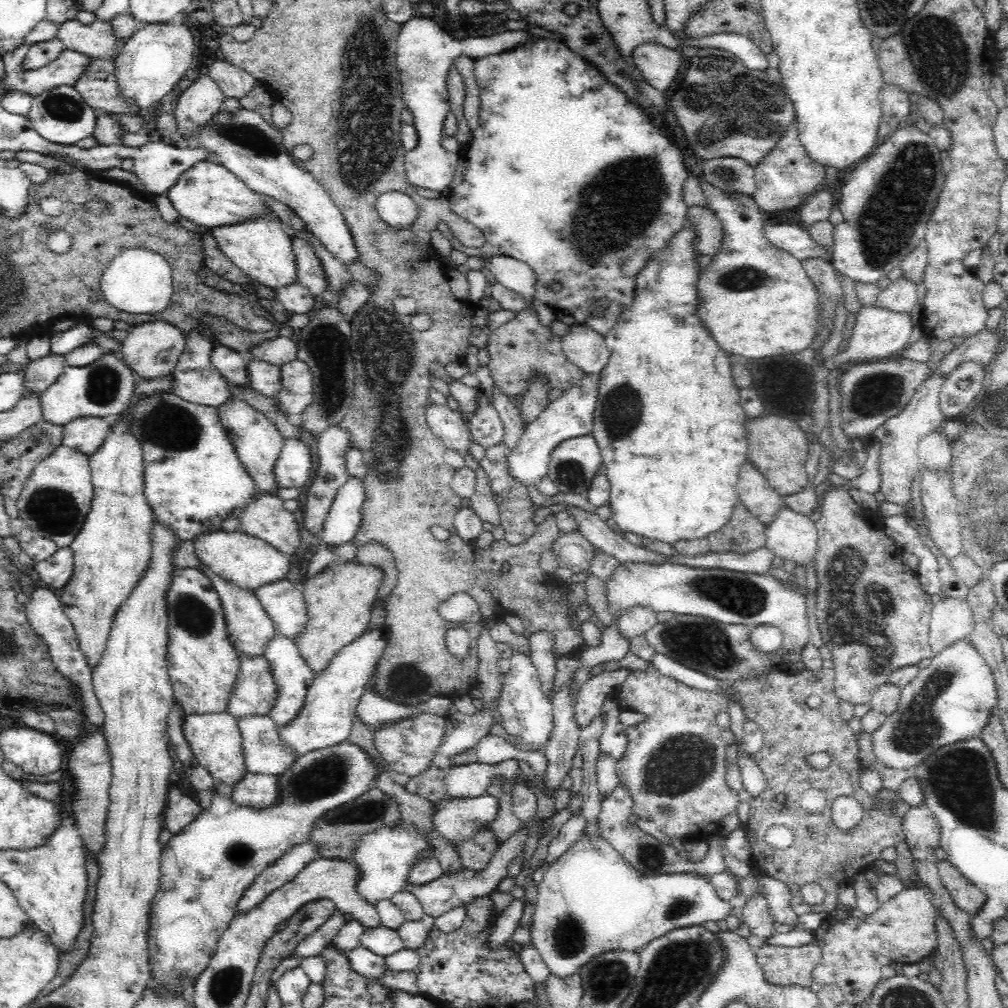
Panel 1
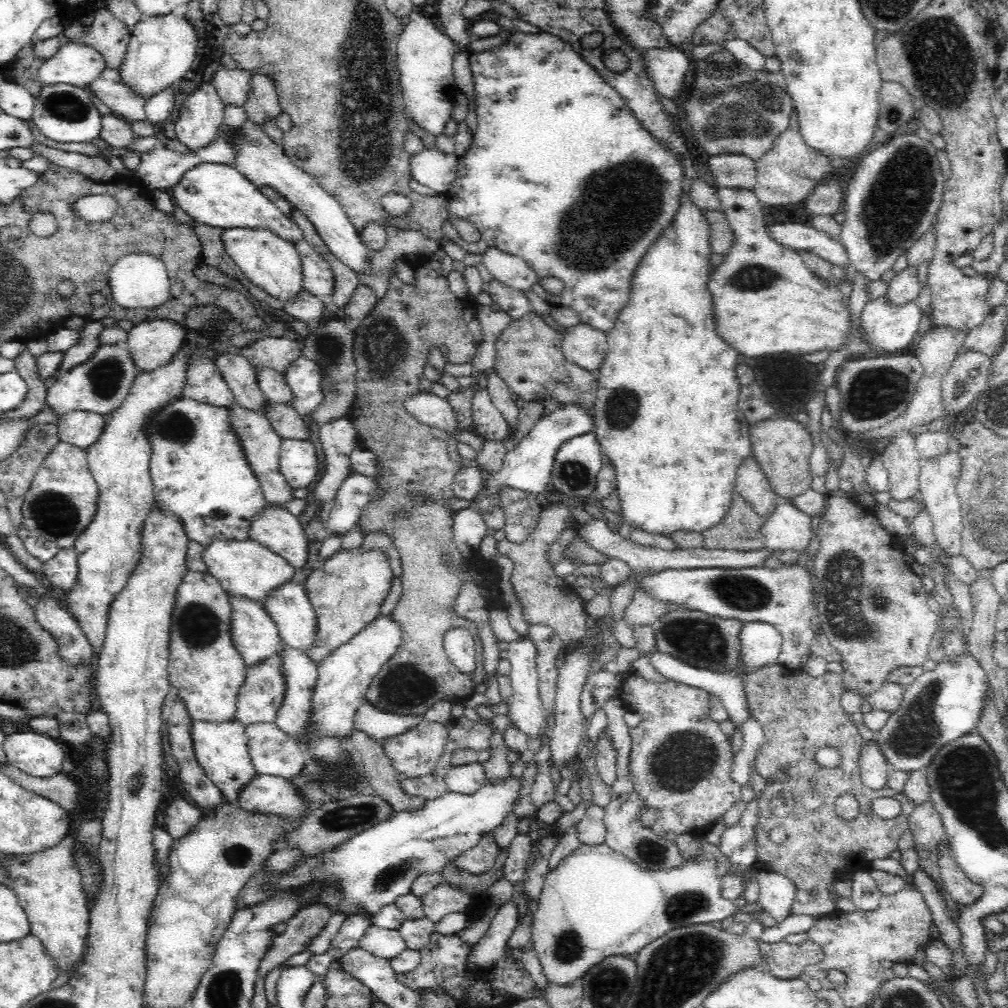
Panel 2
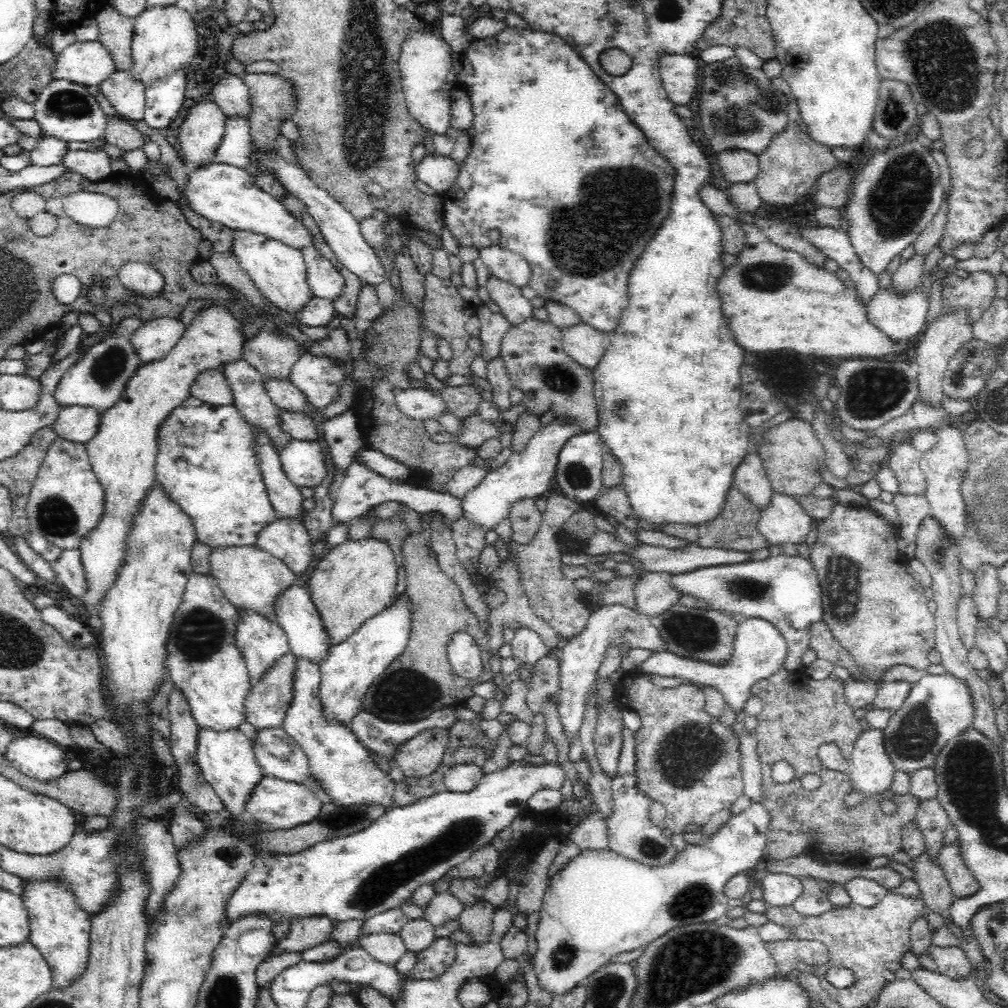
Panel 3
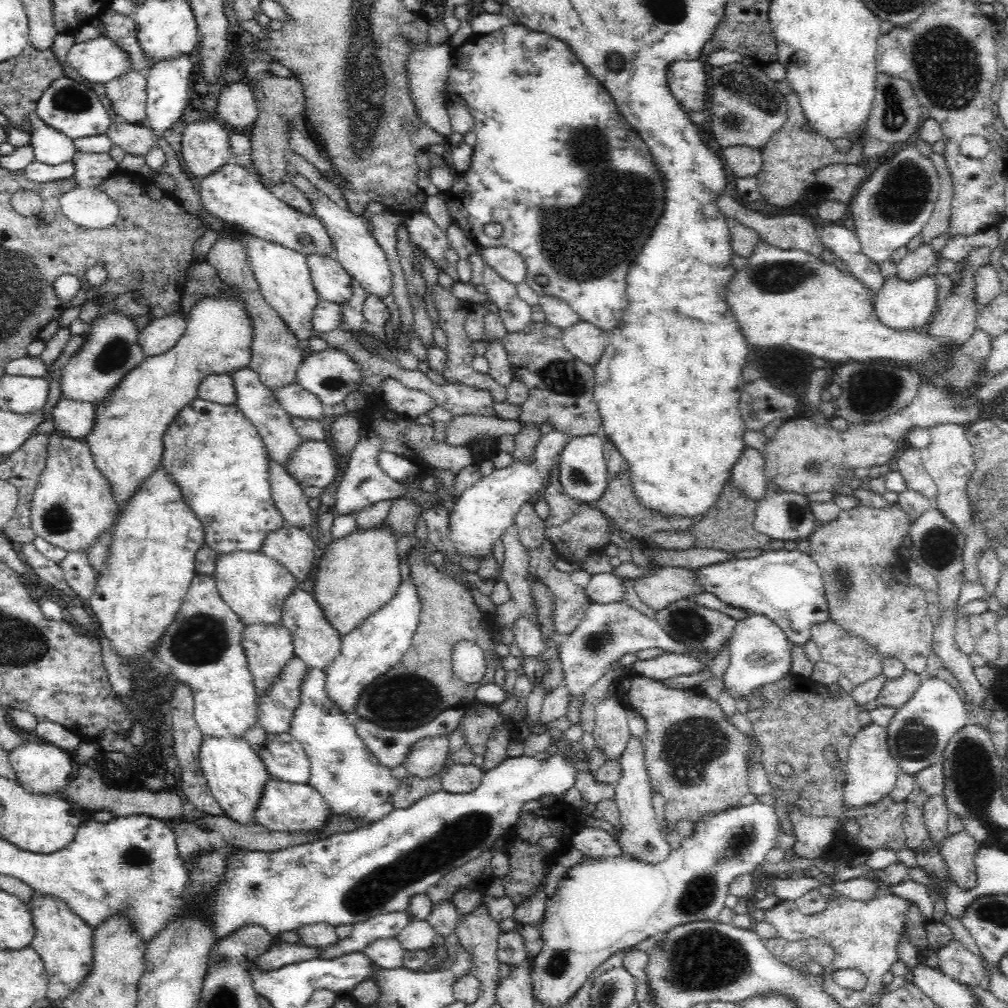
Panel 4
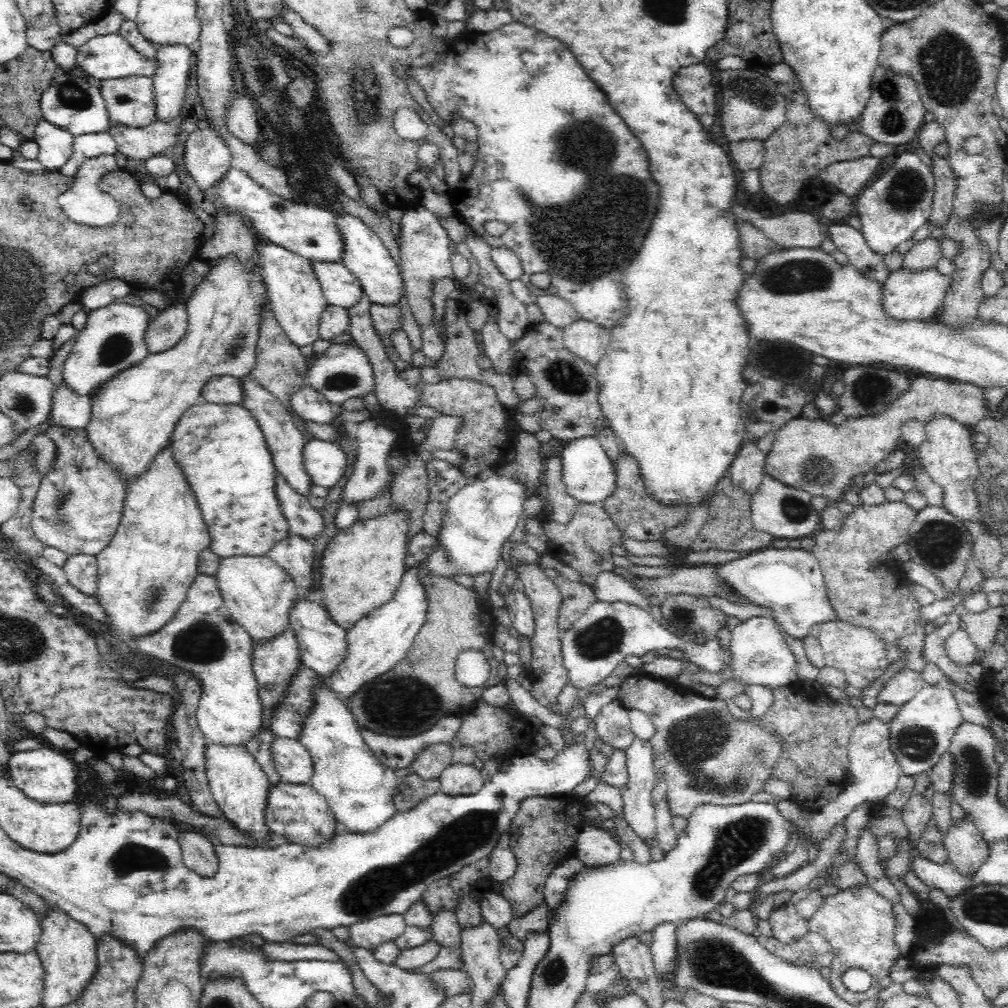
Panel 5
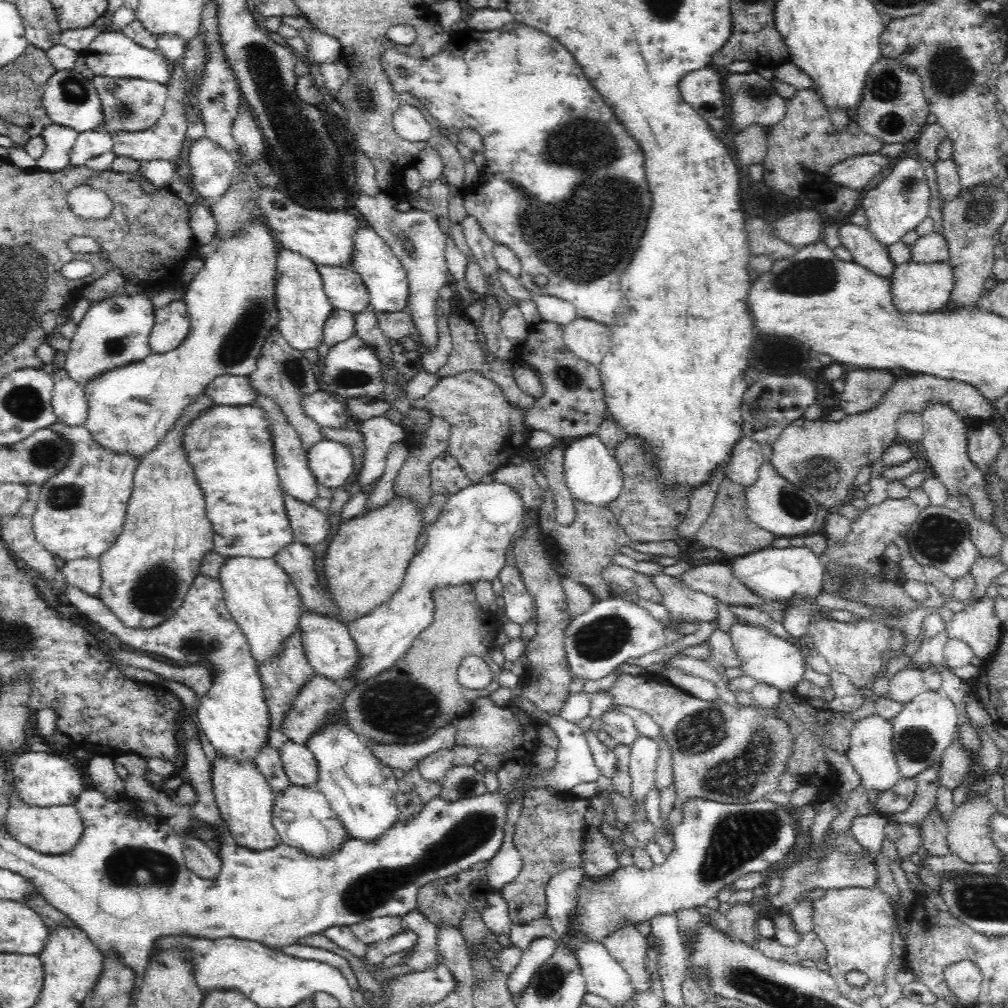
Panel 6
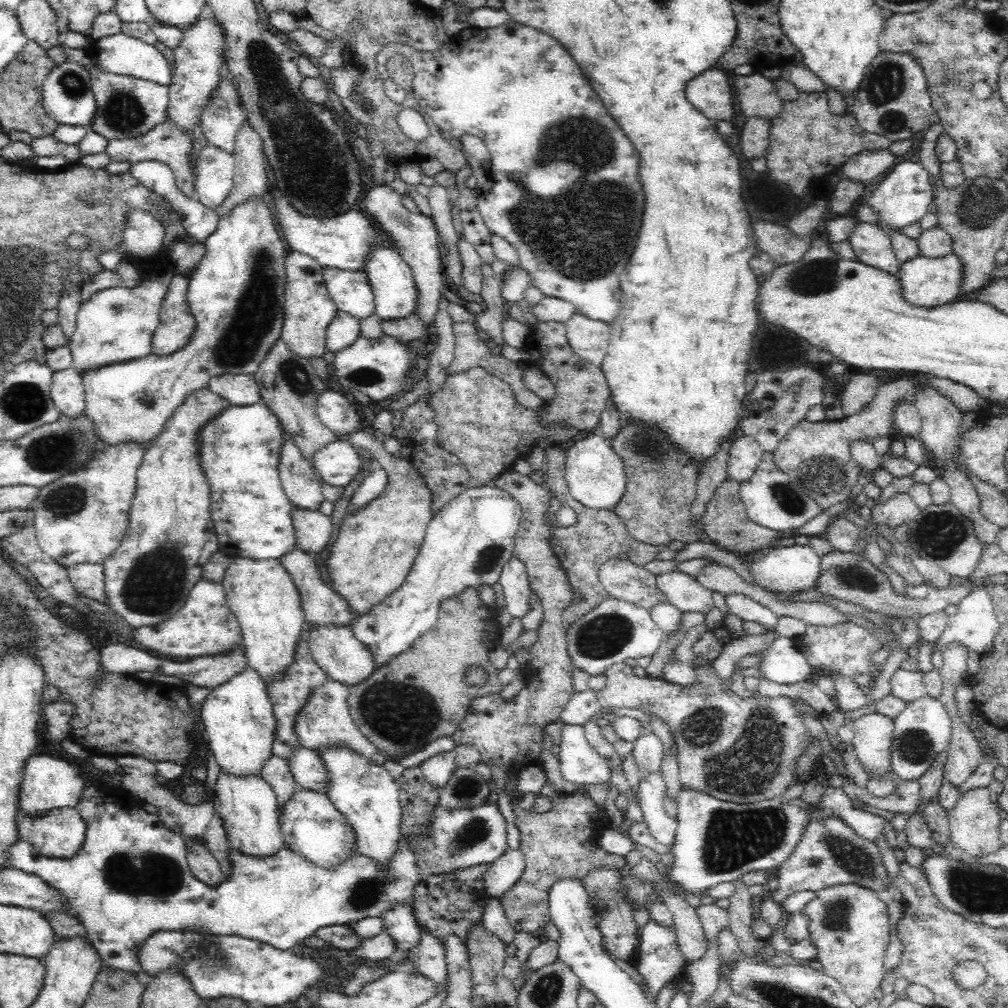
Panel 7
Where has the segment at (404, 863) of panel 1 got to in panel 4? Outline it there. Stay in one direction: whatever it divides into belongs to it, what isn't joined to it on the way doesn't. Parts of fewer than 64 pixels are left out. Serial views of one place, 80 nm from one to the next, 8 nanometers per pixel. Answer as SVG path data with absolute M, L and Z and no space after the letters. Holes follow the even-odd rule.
M511 754L507 759L505 759L500 766L486 772L481 778L481 784L468 792L468 794L450 794L446 790L441 792L430 794L420 801L413 803L412 806L408 808L398 808L390 811L387 815L379 818L377 821L368 824L354 832L344 832L344 834L336 834L336 836L330 836L324 840L318 840L318 842L312 842L312 844L304 844L300 846L292 846L292 848L286 848L286 850L278 850L278 852L260 852L260 851L247 851L244 850L238 854L236 861L229 861L229 870L227 871L227 878L225 880L226 884L222 884L221 888L218 890L212 890L210 892L210 904L208 904L208 911L212 913L212 921L214 921L214 931L218 935L218 940L225 937L230 931L236 930L240 925L244 923L260 923L268 929L268 933L272 937L279 939L278 934L282 934L288 930L295 930L299 926L305 924L312 924L315 922L328 922L332 923L334 926L340 926L343 924L352 923L354 928L349 937L343 939L338 939L337 943L332 943L328 946L318 947L318 952L314 958L319 958L320 960L332 960L333 958L338 958L343 954L351 953L352 951L363 950L363 948L371 941L377 938L392 938L397 937L405 926L411 921L407 909L409 908L409 902L412 896L415 894L424 893L432 885L440 881L448 872L454 870L469 862L478 858L481 852L493 848L494 843L498 838L500 838L505 832L513 829L513 826L518 822L520 811L529 801L535 801L536 798L544 796L544 794L563 794L575 785L576 775L578 769L573 761L575 758L569 756L564 759L559 756L554 756L546 759L544 762L531 761L530 758L526 756L516 756Z

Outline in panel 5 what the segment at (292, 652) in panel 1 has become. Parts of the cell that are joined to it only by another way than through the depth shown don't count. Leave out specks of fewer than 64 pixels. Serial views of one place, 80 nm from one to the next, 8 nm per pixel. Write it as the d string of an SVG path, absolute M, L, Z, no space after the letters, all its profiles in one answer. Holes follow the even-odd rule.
M318 675L311 686L311 705L301 718L297 740L306 748L313 763L313 774L310 784L327 801L330 811L334 813L336 822L340 822L342 830L352 832L370 832L386 822L398 809L394 798L398 794L400 780L395 773L389 771L376 759L372 750L365 744L348 706L332 692L328 678Z

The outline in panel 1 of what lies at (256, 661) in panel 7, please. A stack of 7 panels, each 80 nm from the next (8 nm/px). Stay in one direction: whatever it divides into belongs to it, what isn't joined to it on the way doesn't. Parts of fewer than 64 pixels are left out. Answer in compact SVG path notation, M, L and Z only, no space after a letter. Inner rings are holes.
M212 530L200 532L191 540L195 555L212 571L234 581L244 589L258 588L263 584L286 578L290 562L286 553L276 549L272 544L243 532L241 530L224 531Z

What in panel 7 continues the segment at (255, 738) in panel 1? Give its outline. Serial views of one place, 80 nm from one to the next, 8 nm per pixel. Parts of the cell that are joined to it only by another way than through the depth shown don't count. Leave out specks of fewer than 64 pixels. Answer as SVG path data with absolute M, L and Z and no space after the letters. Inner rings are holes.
M296 746L288 756L287 766L299 788L326 794L328 775L324 763L315 750Z

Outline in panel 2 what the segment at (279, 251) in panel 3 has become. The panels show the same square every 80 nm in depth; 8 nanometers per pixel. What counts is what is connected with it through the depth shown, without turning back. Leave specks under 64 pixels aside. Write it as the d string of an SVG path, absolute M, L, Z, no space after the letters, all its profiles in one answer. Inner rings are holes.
M228 227L222 229L220 240L228 257L257 286L284 302L302 290L302 262L295 244L270 227Z

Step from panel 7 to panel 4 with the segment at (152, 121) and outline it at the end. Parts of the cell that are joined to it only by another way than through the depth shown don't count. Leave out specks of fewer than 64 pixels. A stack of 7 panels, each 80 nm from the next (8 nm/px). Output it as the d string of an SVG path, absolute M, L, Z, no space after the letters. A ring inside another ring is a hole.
M130 70L106 82L106 98L114 113L130 124L140 124L145 117L146 86L146 75Z

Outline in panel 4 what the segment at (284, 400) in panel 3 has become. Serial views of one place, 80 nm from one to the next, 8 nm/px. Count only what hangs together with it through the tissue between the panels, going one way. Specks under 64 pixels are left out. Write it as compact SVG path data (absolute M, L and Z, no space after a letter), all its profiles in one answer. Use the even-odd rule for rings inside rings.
M286 384L282 388L271 390L274 399L289 416L311 418L315 421L324 420L323 407L310 392L303 390L298 384Z

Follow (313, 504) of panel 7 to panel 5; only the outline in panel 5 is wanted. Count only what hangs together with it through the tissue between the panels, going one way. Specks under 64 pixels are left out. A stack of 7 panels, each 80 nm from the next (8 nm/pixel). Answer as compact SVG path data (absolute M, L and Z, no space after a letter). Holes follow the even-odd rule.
M246 373L240 378L242 386L242 408L245 408L251 417L256 421L264 435L268 450L270 451L275 470L288 479L288 483L304 496L310 494L309 476L303 471L302 466L302 449L305 443L304 432L302 432L294 417L288 413L284 403L280 403L268 390L265 390L250 373Z

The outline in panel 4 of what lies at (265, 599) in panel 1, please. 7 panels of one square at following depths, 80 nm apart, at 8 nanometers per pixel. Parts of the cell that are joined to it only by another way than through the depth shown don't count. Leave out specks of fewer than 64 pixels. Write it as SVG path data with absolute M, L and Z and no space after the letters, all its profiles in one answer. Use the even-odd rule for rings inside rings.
M296 586L284 599L279 608L281 625L285 626L292 637L294 656L301 658L307 667L322 669L337 655L340 646L340 637L324 618L321 608L318 606L312 593L306 592Z

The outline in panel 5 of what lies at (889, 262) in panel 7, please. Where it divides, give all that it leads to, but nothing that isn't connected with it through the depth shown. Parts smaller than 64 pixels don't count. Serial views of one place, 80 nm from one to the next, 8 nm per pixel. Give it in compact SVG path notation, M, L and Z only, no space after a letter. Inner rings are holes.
M838 223L825 228L825 235L830 238L836 251L846 255L850 265L864 277L880 286L887 282L890 273L884 267L884 258L872 254L862 233L848 224Z

